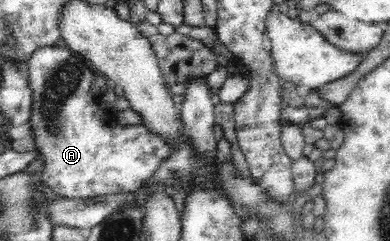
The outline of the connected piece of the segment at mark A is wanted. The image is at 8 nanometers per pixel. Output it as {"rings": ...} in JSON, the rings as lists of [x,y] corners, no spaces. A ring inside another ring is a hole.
{"rings":[[[41,46],[28,57],[27,63],[28,83],[33,92],[30,129],[35,132],[35,150],[45,163],[41,181],[51,187],[58,198],[91,199],[136,191],[155,173],[159,164],[169,157],[169,138],[158,137],[143,124],[132,125],[129,130],[125,130],[108,118],[99,107],[97,96],[91,95],[91,85],[95,81],[93,68],[87,67],[81,56],[71,55],[69,48]]]}

